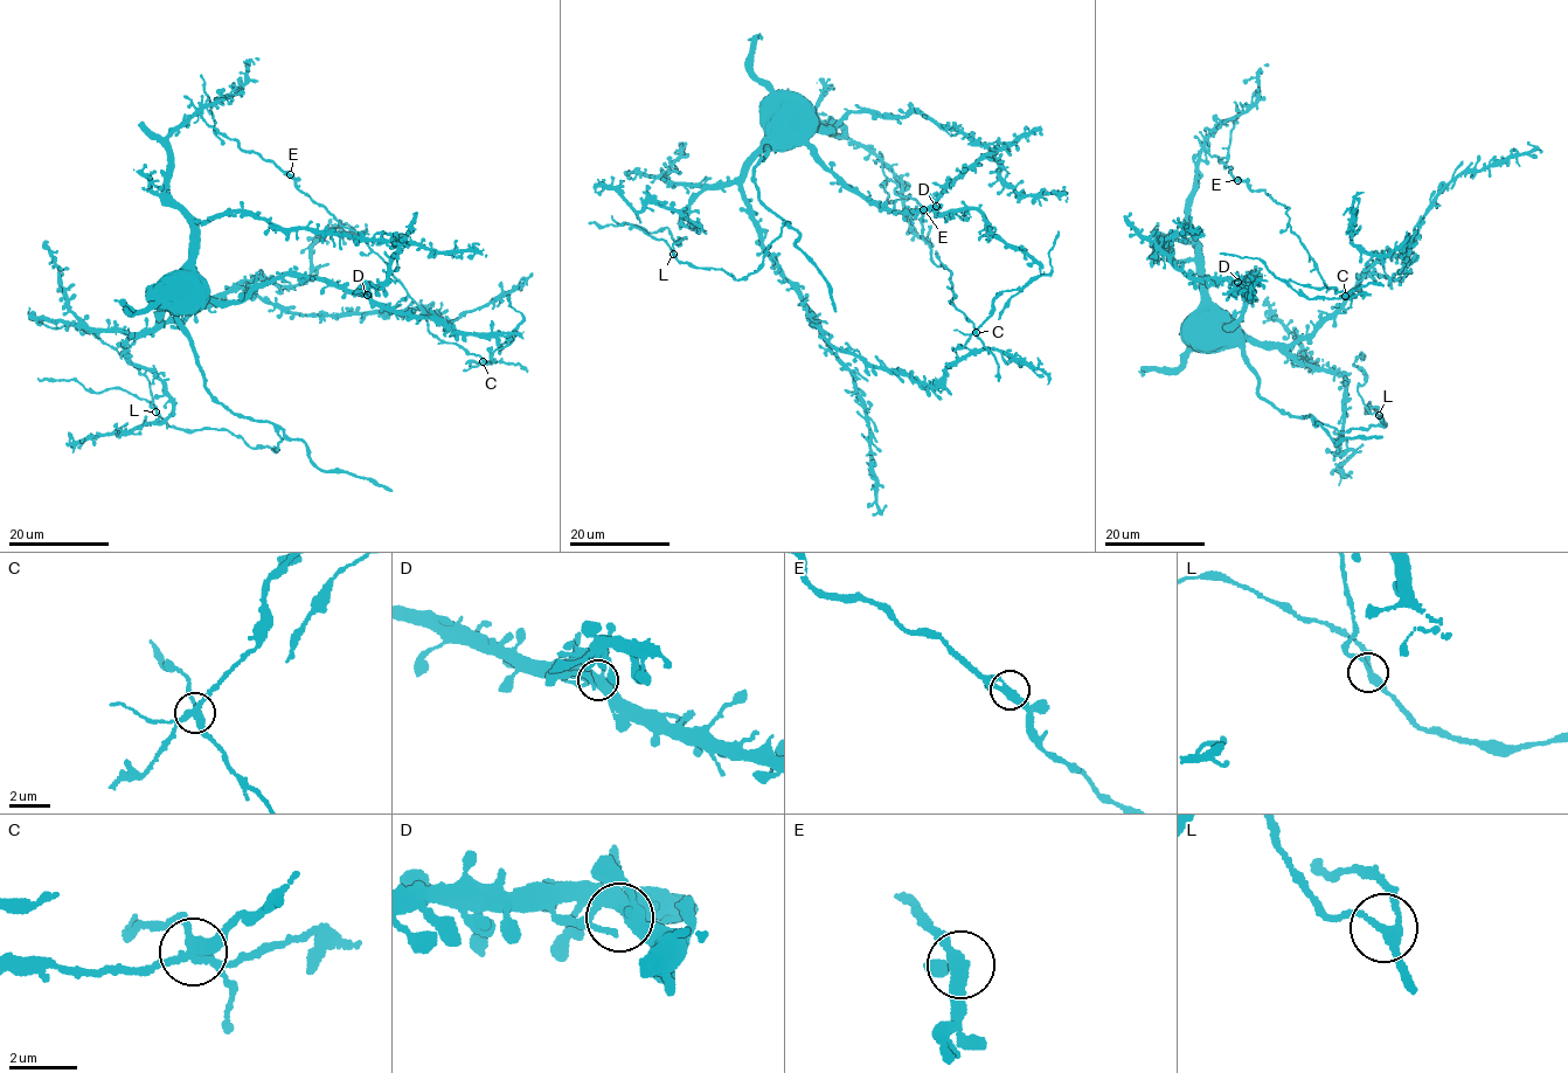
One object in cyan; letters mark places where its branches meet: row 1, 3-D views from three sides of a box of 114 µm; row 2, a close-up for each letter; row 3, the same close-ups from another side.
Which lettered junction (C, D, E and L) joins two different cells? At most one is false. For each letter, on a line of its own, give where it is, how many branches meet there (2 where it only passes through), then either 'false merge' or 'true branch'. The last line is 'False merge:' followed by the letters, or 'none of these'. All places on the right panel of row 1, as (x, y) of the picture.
C: (1345, 296) | 4 | false merge
D: (1237, 282) | 4 | true branch
E: (1237, 180) | 3 | true branch
L: (1379, 415) | 3 | true branch
False merge: C

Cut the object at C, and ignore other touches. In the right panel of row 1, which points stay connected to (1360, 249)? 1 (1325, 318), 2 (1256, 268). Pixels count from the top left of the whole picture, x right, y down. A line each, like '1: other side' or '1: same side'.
1: same side
2: same side

